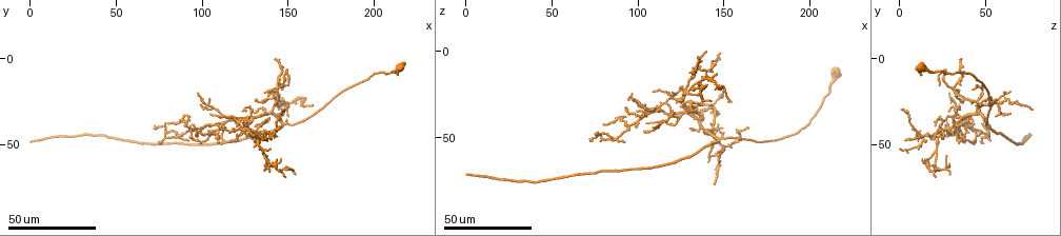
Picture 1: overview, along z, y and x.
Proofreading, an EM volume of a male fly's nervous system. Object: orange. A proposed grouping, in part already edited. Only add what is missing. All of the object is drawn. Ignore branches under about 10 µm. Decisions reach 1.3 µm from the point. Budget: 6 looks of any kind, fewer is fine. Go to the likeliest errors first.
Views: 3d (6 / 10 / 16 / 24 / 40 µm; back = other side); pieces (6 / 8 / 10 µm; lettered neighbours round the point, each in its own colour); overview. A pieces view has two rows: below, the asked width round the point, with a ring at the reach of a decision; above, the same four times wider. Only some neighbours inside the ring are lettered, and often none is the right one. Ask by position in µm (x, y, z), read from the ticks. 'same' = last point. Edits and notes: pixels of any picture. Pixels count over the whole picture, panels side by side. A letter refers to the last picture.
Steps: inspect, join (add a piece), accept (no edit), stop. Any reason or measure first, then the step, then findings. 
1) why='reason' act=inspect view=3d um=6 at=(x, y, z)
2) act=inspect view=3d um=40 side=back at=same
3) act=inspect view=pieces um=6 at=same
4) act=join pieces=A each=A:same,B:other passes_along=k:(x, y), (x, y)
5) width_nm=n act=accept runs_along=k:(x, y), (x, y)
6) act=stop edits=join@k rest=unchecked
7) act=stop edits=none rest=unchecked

why='end of a long branch' act=inspect view=3d um=40 at=(140, 47, 20)

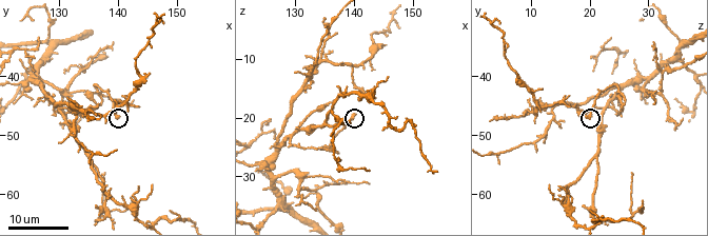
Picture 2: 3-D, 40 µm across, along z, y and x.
why='what lies round it' act=inspect view=pieces um=8 at=(140.5, 47.0, 19.5)

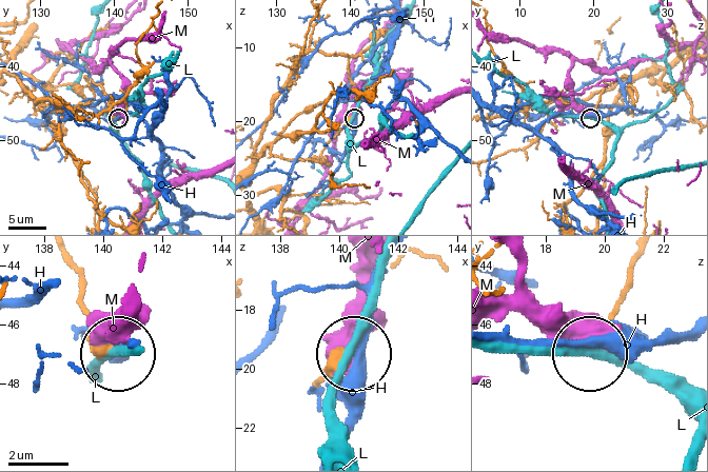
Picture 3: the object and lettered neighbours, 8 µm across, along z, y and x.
act=accept each=H:other,L:other,M:other runs_along=3:(289, 159), (330, 164), (322, 150), (351, 118) found='no lettered piece goes on from it'

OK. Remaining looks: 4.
why='tapers out' act=inspect view=3d um=24 at=(1, 48, 71)

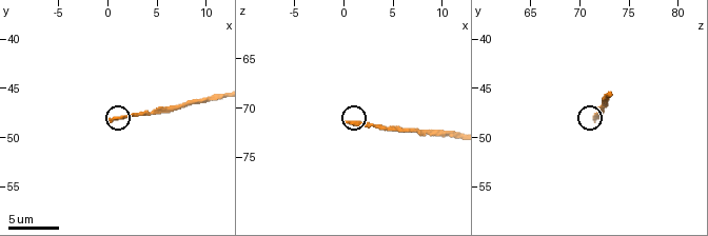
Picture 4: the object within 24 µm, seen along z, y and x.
act=inspect view=3d um=10 at=(0.0, 48.2, 71.4)

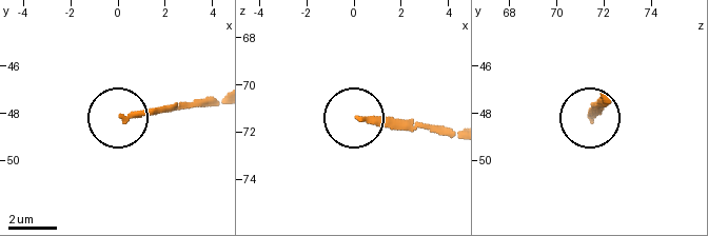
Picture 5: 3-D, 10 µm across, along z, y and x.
act=inspect view=pieces um=8 at=(0.1, 48.1, 71.5)

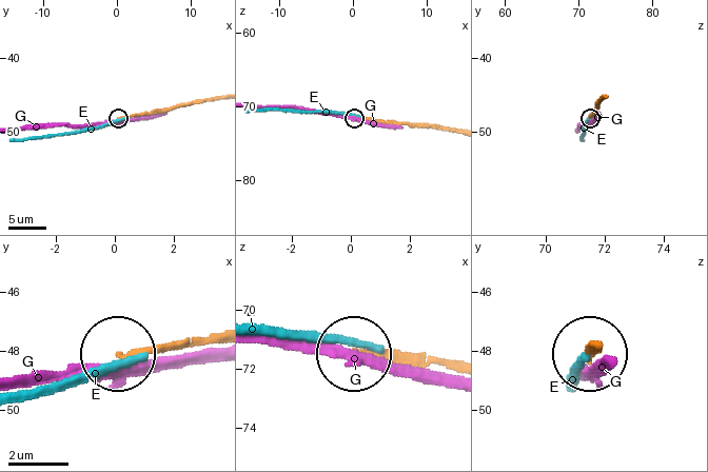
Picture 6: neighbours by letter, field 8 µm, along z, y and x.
act=accept each=E:other,G:other found='no lettered piece goes on from it'

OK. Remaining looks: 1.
act=stop edits=none rest=unchecked

